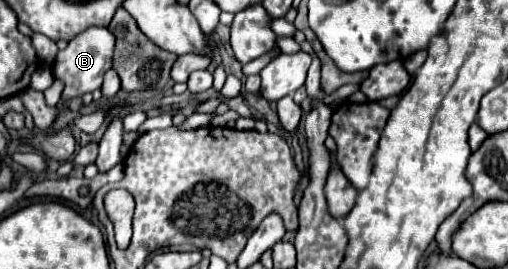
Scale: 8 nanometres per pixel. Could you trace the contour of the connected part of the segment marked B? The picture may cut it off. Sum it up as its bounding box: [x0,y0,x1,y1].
[54,27,116,101]

